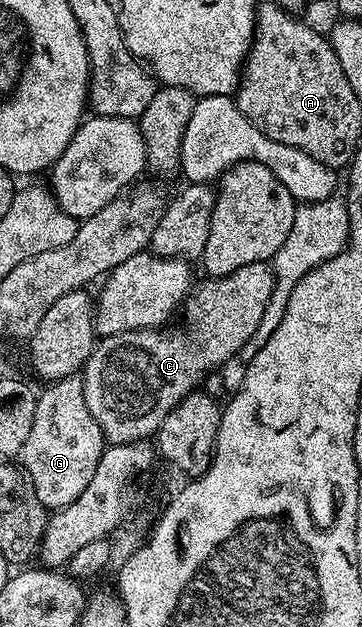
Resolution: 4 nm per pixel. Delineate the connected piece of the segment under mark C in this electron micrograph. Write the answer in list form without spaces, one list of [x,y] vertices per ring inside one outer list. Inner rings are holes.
[[[250,262],[250,266],[242,266],[234,274],[208,278],[205,281],[205,284],[197,283],[193,287],[182,305],[182,316],[184,312],[188,319],[184,328],[165,326],[119,332],[103,337],[93,347],[90,358],[82,369],[84,397],[86,406],[90,406],[90,414],[94,414],[94,418],[100,423],[102,434],[109,445],[135,444],[155,437],[166,414],[170,414],[170,410],[182,398],[197,391],[205,377],[219,369],[216,368],[219,364],[226,363],[231,356],[241,355],[254,330],[258,330],[258,322],[262,322],[266,302],[270,302],[270,294],[276,285],[271,267],[265,262]]]

